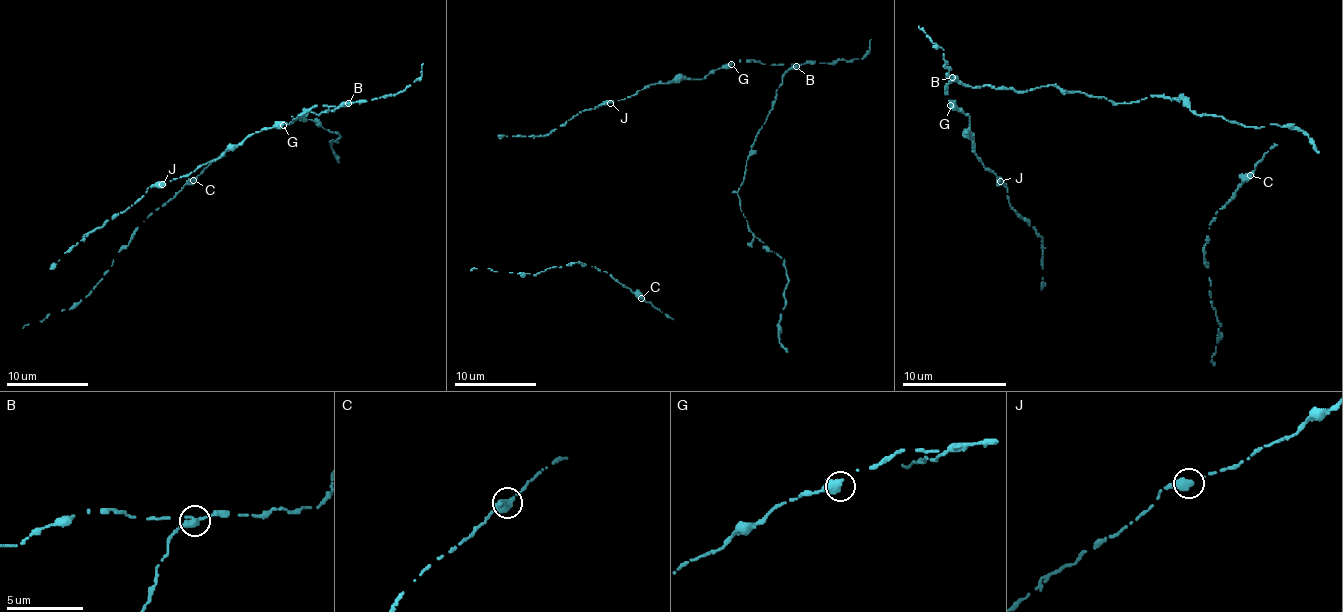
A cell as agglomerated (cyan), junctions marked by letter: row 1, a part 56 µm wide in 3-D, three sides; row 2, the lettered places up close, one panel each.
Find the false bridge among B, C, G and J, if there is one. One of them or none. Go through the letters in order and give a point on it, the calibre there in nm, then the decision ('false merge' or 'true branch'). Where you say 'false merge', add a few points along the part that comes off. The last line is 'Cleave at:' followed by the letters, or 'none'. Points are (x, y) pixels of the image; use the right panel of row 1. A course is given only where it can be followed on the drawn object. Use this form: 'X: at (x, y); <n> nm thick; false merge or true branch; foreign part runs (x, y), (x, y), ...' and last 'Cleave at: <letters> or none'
B: at (952, 77); 380 nm thick; false merge; foreign part runs (953, 76), (969, 87), (1049, 84), (1115, 102), (1175, 97), (1198, 115), (1297, 126), (1318, 152)
C: at (1250, 175); 400 nm thick; true branch
G: at (950, 105); 400 nm thick; true branch
J: at (1000, 181); 400 nm thick; true branch
Cleave at: B

